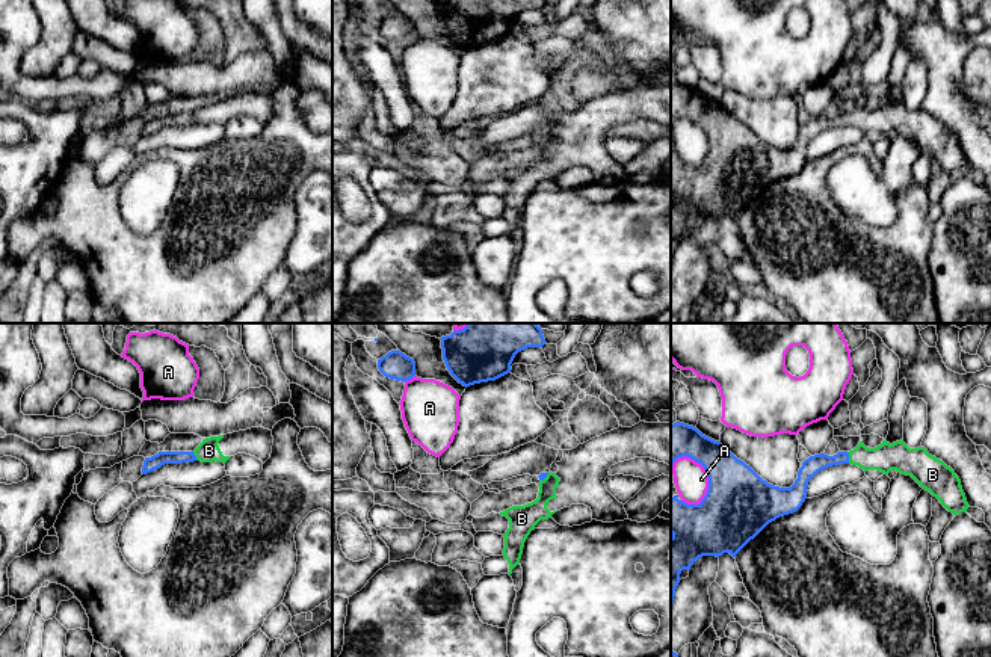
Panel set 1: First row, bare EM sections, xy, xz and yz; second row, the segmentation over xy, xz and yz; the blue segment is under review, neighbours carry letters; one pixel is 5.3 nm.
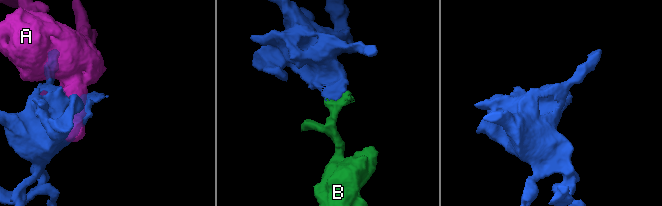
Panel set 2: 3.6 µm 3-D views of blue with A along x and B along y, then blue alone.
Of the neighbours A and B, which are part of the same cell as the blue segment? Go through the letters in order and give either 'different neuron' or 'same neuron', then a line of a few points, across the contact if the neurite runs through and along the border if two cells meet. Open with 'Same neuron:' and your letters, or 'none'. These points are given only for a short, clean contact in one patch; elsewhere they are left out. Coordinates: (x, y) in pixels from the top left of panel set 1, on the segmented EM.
Same neuron: B
A: different neuron
B: same neuron; line yz (810, 467), (822, 461), (848, 458), (884, 458)

